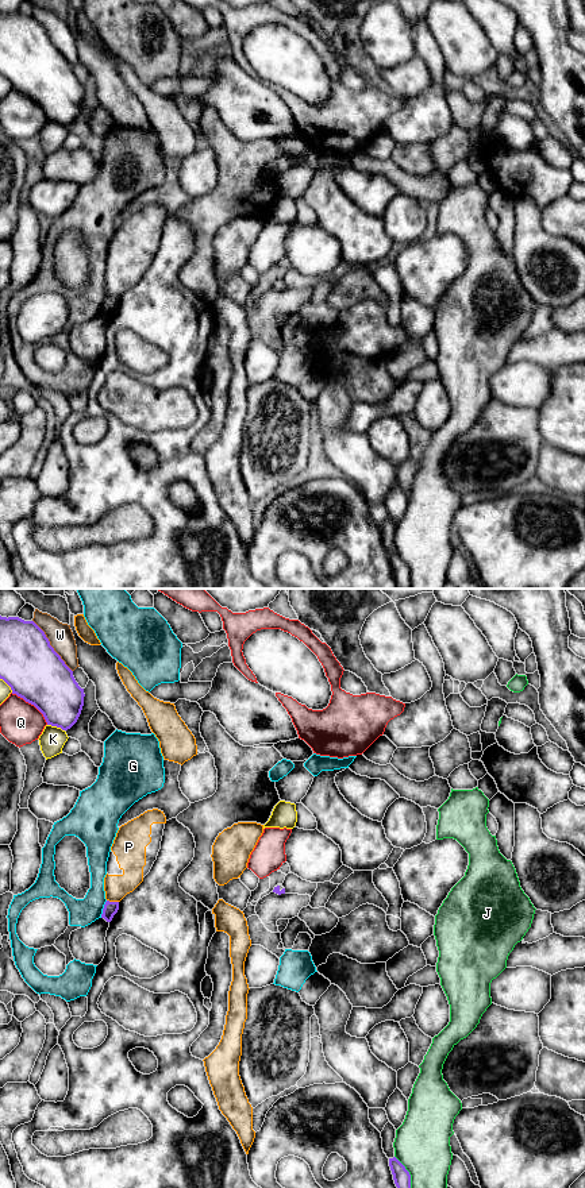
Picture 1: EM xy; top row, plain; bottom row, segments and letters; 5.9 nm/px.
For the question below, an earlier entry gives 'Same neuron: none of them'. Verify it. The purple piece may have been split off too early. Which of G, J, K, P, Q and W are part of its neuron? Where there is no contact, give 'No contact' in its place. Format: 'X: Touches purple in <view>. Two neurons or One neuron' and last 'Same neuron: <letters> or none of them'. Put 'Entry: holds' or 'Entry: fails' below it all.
G: Touches purple in xy. Two neurons
J: Touches purple in xy. Two neurons
K: Touches purple in xy. Two neurons
P: Touches purple in xy. Two neurons
Q: Touches purple in xy. Two neurons
W: Touches purple in xy. Two neurons
Same neuron: none of them
Entry: holds

